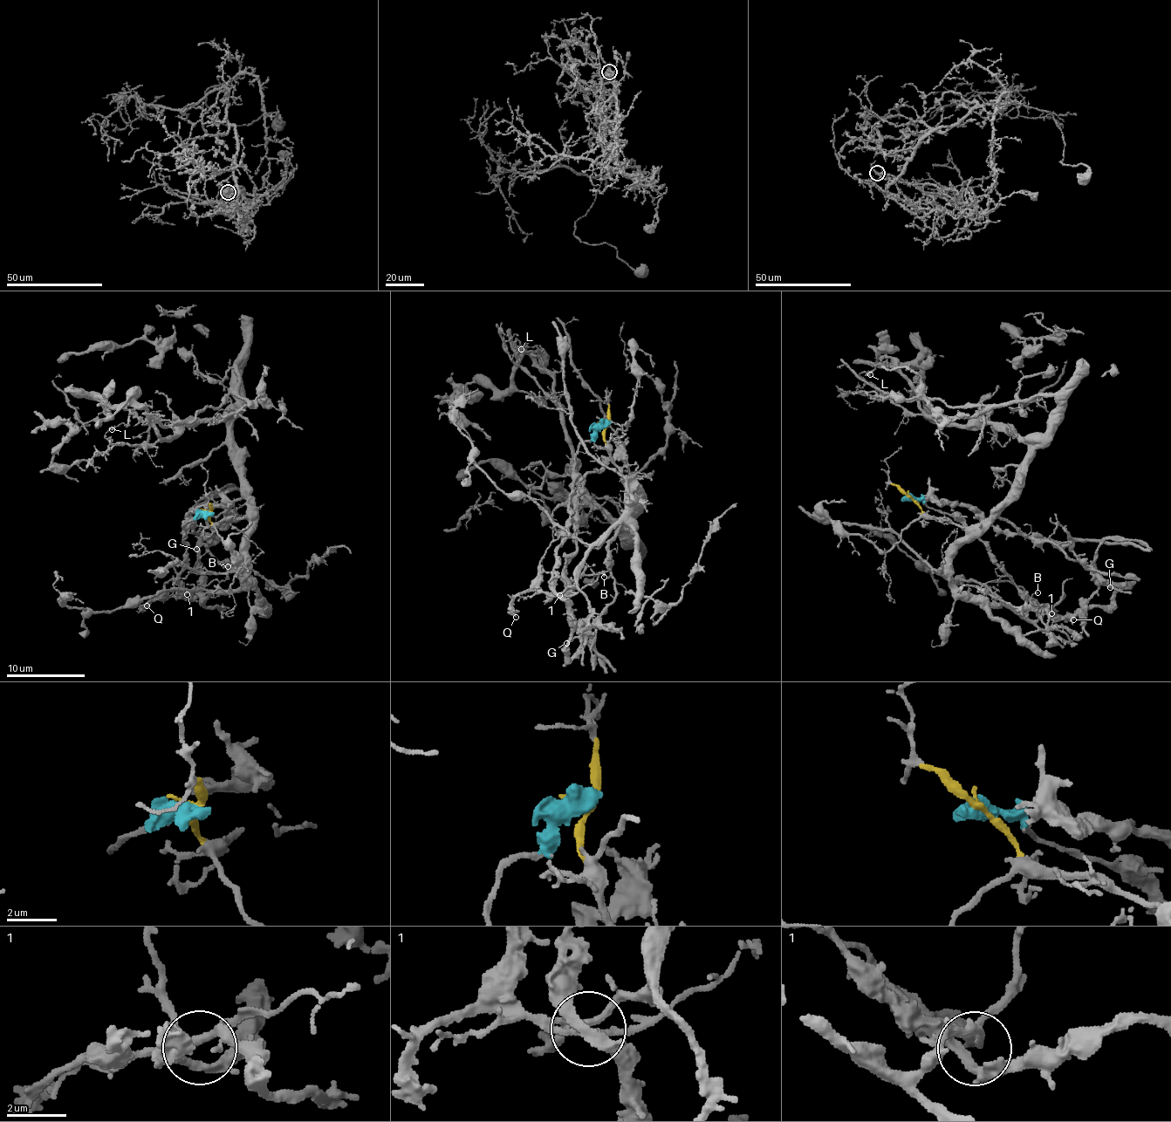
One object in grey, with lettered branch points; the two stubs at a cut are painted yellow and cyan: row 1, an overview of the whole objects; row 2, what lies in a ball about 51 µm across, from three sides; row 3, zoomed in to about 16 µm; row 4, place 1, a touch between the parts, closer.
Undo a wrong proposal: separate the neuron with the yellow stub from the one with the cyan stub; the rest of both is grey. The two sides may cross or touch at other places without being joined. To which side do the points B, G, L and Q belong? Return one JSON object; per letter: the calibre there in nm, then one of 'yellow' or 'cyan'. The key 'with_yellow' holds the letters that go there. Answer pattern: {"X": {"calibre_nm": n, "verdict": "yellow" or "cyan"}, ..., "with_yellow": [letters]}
{"B": {"calibre_nm": 90, "verdict": "cyan"}, "G": {"calibre_nm": 140, "verdict": "cyan"}, "L": {"calibre_nm": 110, "verdict": "yellow"}, "Q": {"calibre_nm": 320, "verdict": "cyan"}, "with_yellow": ["L"]}

